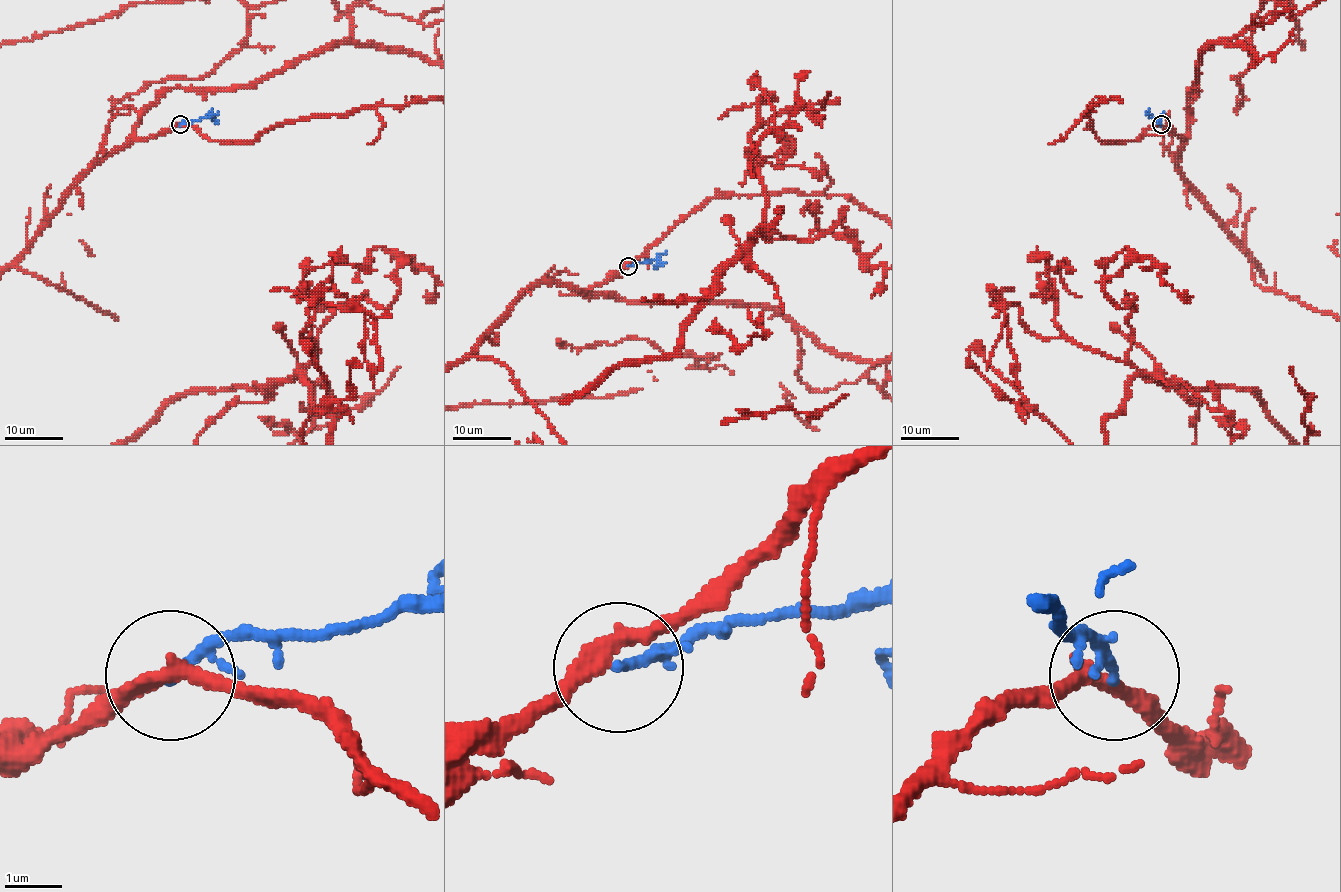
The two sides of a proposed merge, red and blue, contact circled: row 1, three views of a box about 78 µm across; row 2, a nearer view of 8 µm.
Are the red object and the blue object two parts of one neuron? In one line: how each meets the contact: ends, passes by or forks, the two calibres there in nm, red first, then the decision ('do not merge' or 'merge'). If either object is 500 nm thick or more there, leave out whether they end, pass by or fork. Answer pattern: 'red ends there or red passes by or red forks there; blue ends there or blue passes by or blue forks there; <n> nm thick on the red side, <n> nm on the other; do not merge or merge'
red passes by; blue passes by; 280 nm thick on the red side, 130 nm on the other; do not merge

